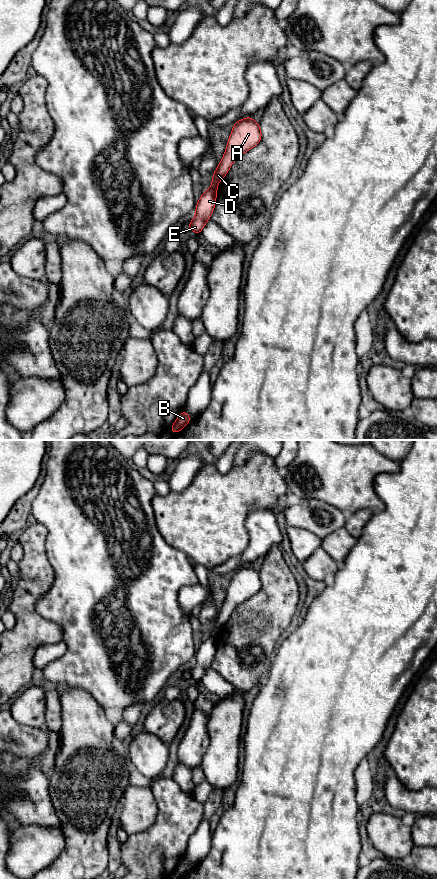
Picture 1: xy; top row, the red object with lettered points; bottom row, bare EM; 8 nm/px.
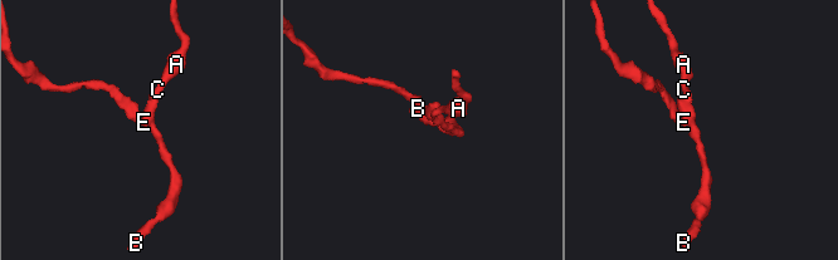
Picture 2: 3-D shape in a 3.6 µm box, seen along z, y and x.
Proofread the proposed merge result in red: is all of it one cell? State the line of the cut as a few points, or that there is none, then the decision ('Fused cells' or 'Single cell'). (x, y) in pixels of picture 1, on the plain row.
Split along xy (210, 635), (216, 637). Fused cells

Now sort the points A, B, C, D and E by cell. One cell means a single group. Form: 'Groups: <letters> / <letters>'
Groups: A C / B D E

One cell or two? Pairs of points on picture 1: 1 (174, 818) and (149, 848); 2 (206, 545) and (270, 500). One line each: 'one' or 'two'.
1: one
2: one

